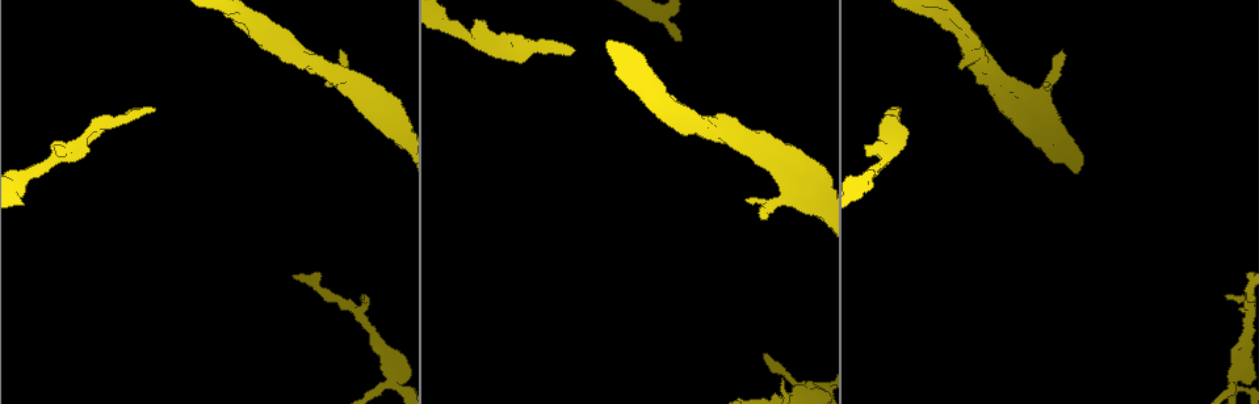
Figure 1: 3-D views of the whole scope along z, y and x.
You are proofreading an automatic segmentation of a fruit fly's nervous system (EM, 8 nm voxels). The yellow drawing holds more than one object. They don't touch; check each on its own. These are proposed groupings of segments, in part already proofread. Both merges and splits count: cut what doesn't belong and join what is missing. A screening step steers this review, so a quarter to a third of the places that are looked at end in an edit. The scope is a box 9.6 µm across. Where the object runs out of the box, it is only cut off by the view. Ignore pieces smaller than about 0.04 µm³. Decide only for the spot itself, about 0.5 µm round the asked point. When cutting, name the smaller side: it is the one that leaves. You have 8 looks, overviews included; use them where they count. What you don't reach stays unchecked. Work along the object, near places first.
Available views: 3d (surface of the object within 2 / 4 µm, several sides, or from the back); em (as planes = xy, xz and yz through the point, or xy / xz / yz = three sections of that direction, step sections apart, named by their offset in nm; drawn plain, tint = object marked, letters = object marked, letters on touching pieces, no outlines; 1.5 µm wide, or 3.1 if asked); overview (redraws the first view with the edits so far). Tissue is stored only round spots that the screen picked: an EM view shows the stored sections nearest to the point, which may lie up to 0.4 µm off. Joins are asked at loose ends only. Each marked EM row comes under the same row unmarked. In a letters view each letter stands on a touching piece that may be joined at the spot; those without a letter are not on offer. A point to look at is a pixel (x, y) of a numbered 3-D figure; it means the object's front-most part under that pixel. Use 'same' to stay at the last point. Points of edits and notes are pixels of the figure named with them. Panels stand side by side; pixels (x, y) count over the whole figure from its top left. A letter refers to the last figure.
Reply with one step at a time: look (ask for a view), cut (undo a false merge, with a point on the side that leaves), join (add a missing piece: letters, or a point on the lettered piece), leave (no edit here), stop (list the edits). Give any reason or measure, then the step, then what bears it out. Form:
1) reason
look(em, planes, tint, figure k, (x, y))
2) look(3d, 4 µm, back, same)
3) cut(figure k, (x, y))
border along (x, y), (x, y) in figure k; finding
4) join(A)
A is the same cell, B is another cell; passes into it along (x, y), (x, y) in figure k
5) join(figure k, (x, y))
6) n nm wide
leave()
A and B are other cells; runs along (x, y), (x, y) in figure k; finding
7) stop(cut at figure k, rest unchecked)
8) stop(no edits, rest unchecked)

thick turns thin
look(em, yz, step 4, letters, figure 1, (1234, 381))

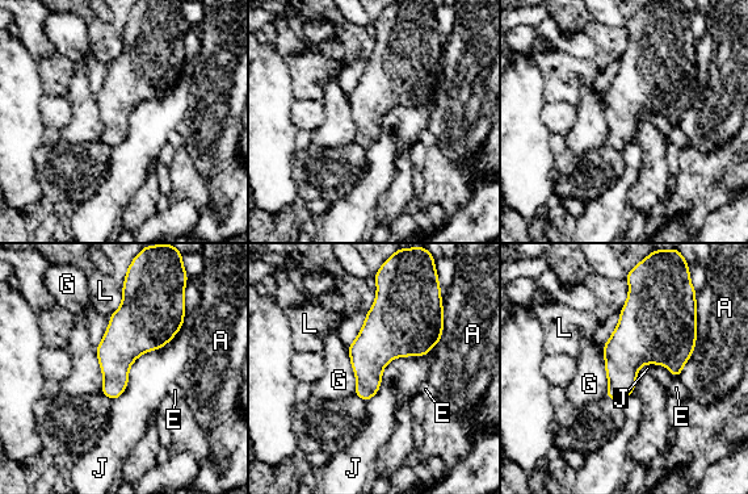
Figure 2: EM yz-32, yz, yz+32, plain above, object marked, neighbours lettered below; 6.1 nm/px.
leave()
A, E, G, J and L are other cells; border along (185, 304), (113, 401) in figure 2; all the same neuron

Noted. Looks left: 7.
free end
look(em, planes, letters, figure 1, (762, 216))

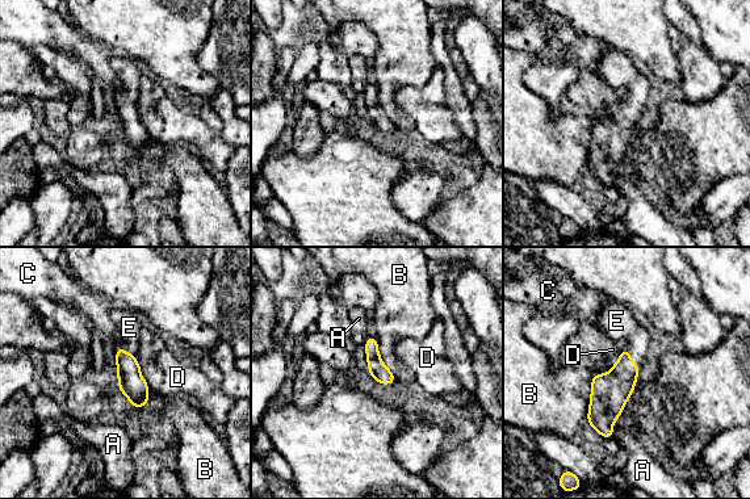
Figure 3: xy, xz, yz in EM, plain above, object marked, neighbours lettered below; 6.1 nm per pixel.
join(E)
E is the same cell, A, B, C and D are other cells; passes into it along (610, 391), (629, 356), (616, 321) in figure 3; the neuron continues

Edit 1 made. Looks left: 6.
see it whole again
look(overview)

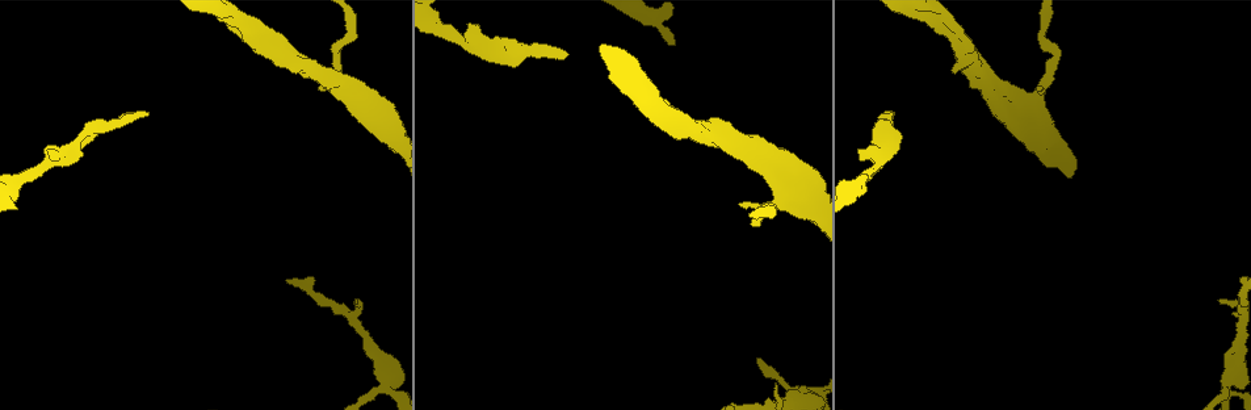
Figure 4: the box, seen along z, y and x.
an open end
look(em, planes, letters, figure 4, (48, 147))

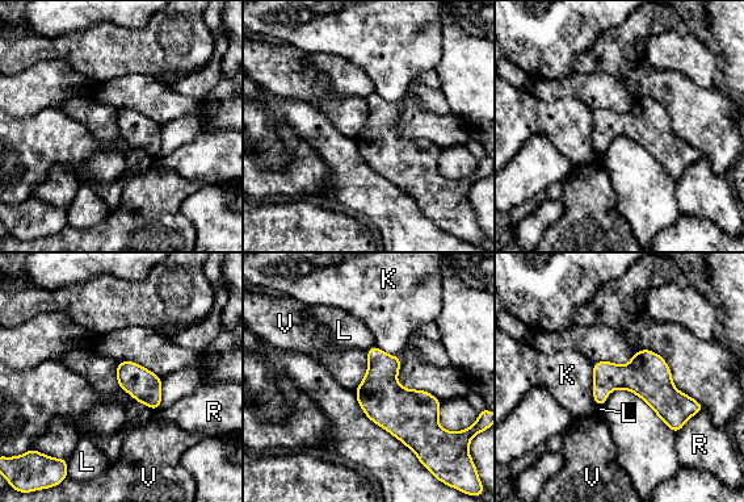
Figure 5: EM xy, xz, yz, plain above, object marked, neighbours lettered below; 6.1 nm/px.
leave()
K, L, R and V are other cells; border along (366, 351), (368, 369), (354, 389) in figure 5; none of them fits

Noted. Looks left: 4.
stop(join at figure 3, rest unchecked)

